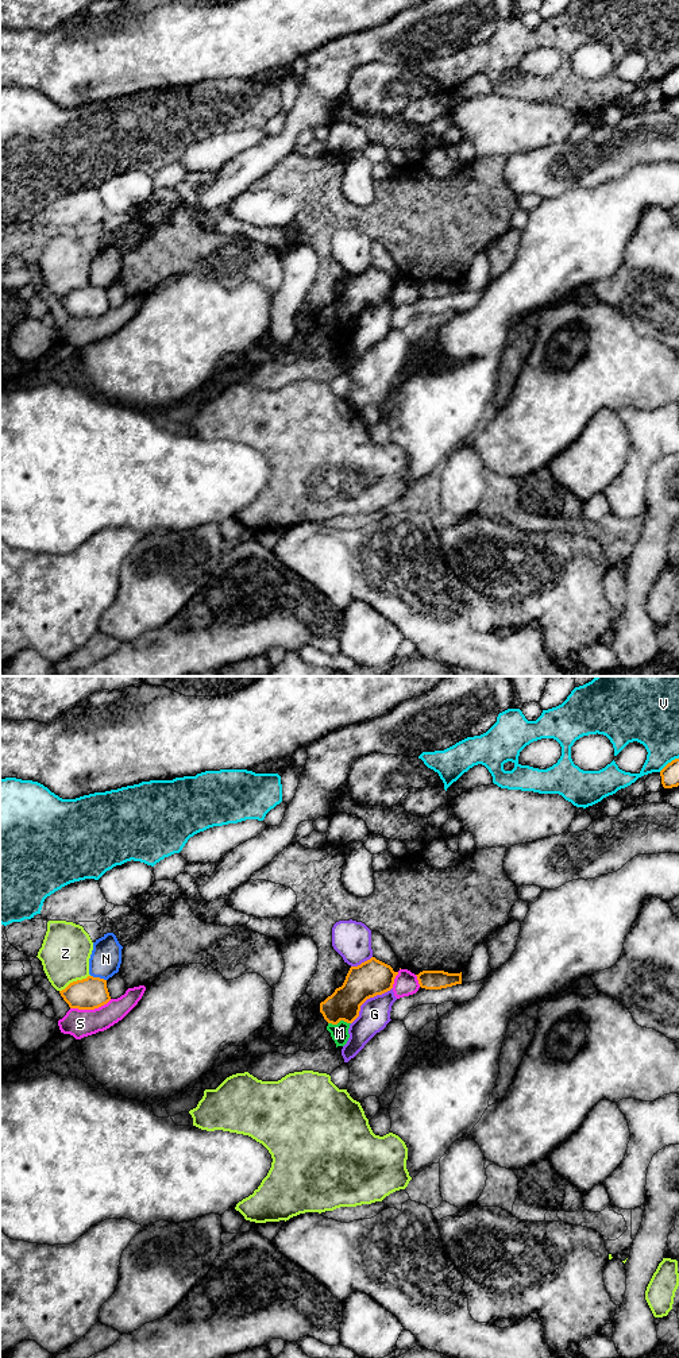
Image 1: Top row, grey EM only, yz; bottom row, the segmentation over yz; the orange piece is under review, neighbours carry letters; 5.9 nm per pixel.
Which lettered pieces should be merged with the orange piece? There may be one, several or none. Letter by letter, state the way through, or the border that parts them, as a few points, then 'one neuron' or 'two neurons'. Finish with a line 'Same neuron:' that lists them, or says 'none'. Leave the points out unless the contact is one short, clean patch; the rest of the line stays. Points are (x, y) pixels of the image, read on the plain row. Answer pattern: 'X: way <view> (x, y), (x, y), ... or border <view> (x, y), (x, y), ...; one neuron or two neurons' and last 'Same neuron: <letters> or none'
G: two neurons
M: border yz (350, 331), (328, 332); two neurons
N: two neurons
S: two neurons
V: two neurons
Z: two neurons
Same neuron: none

